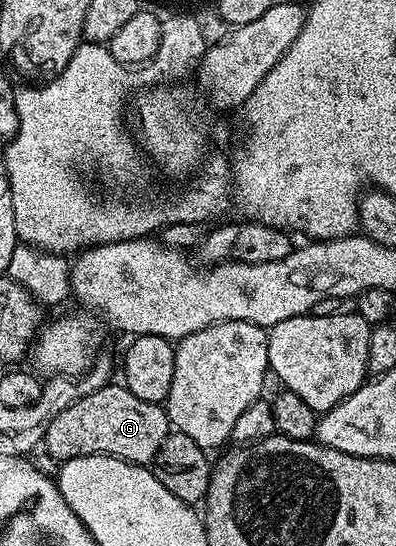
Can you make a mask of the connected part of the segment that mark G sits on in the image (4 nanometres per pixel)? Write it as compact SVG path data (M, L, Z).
M107 384L63 408L59 416L51 420L51 424L45 433L43 443L44 453L53 458L57 463L63 463L79 456L91 456L92 454L110 454L116 458L122 458L133 462L137 466L152 463L160 452L161 445L170 436L171 427L169 415L165 413L164 405L147 400L139 400L139 396L132 394L123 384Z

